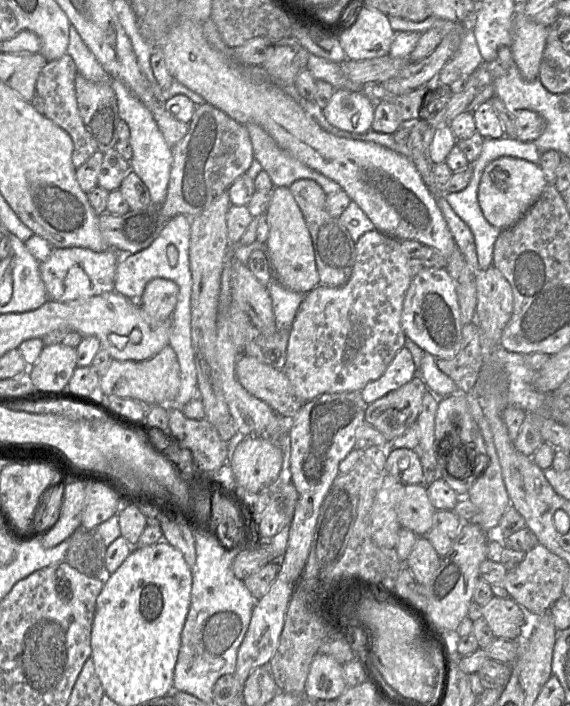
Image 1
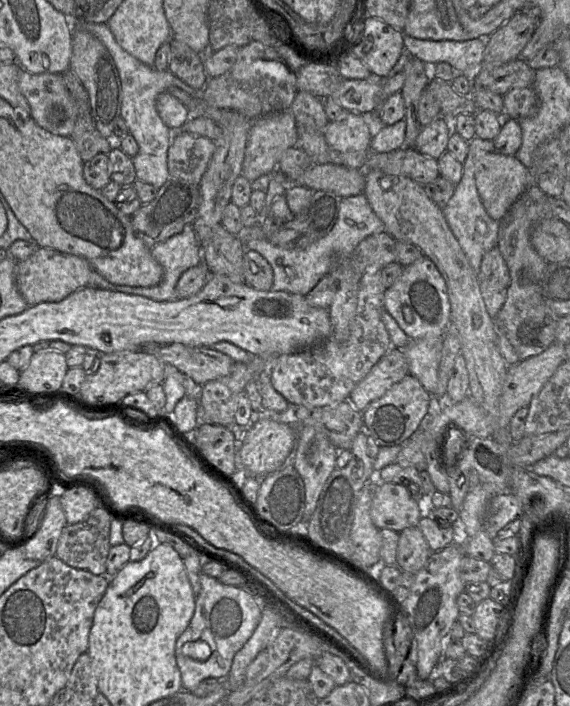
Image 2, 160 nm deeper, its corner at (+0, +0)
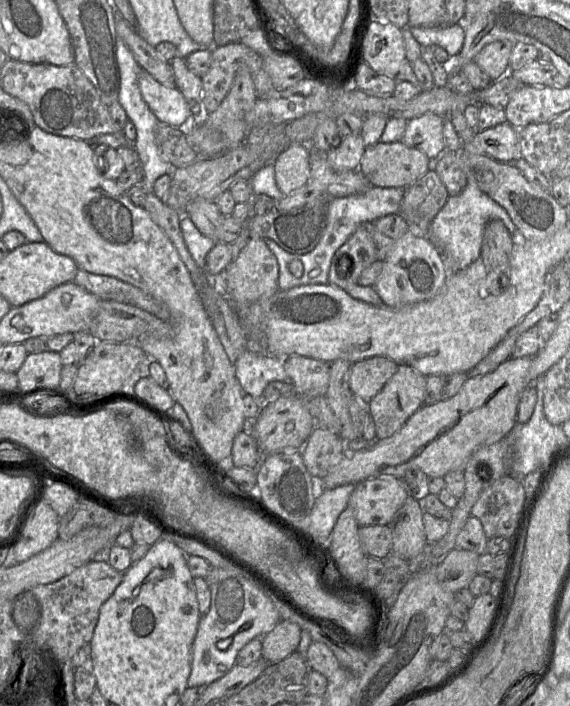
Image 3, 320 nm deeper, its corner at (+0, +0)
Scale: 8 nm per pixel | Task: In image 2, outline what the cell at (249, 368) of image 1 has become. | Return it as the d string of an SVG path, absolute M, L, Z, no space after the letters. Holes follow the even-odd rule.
M170 344L143 349L155 355L163 364L175 367L197 385L227 376L235 363L229 356L209 347Z

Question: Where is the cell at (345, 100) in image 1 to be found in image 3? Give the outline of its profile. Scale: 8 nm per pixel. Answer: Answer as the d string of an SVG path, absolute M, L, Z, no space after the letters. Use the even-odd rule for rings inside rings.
M361 134L347 135L338 147L326 153L326 159L336 171L358 171L364 151Z

